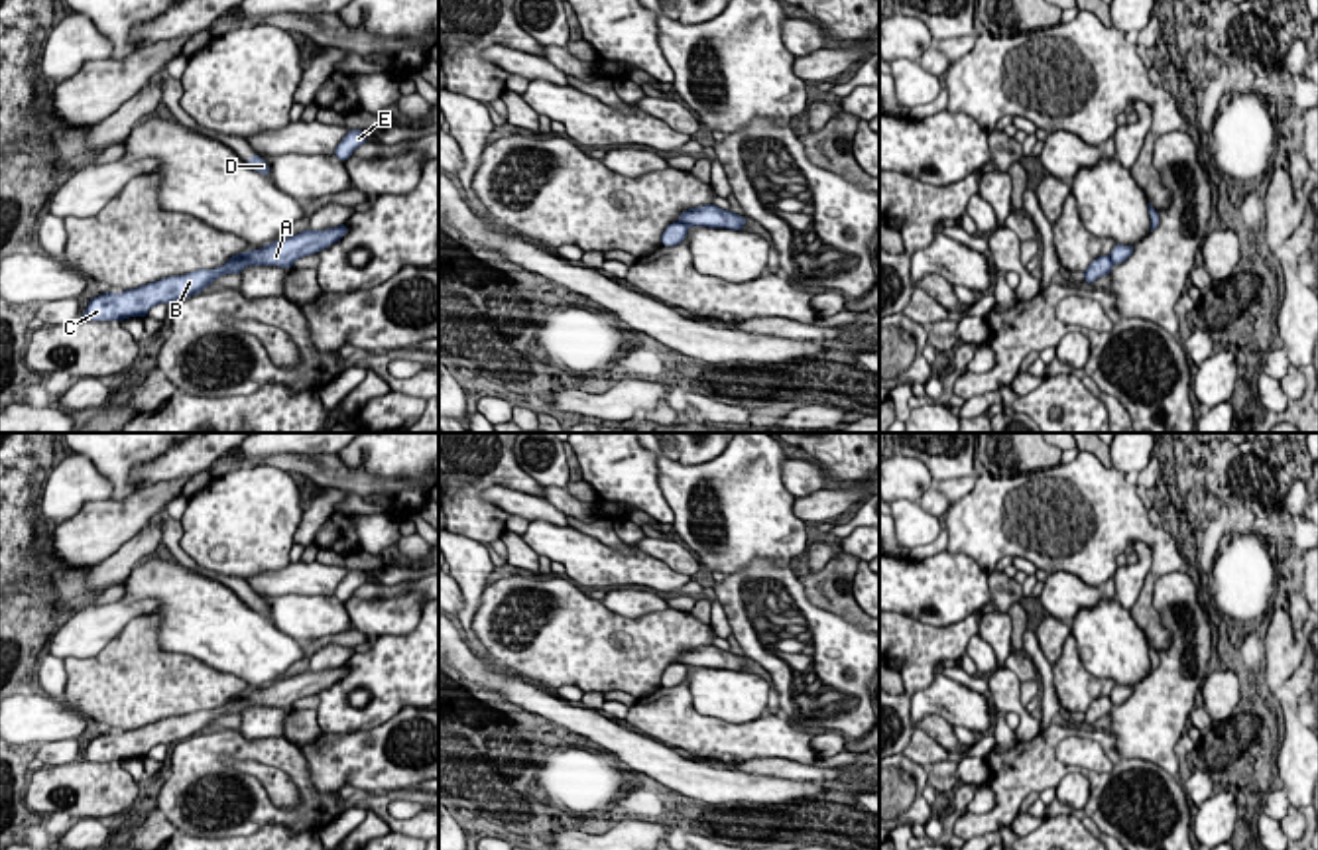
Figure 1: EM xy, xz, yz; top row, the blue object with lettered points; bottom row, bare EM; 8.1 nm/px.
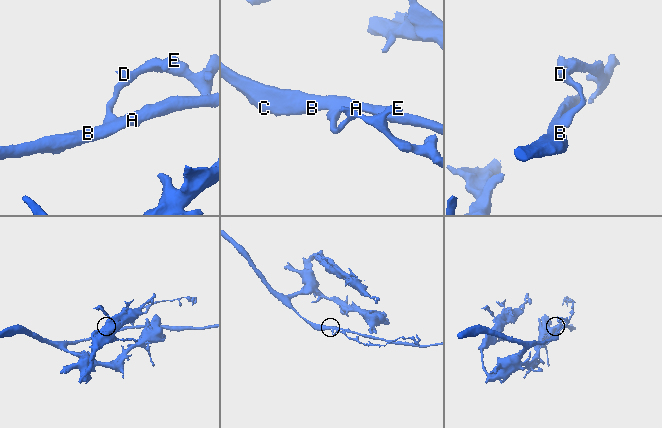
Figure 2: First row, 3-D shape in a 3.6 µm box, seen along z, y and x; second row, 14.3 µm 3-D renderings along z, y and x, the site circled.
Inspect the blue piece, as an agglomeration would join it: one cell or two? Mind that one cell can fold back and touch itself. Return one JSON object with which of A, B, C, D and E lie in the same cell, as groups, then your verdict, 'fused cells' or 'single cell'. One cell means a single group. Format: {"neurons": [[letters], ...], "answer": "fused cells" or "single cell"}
{"neurons": [["A", "B", "C"], ["D", "E"]], "answer": "fused cells"}

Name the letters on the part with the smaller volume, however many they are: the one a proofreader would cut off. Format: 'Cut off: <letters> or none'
Cut off: D, E

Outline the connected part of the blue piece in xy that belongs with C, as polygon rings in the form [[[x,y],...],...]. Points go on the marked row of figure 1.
[[[346,224],[327,230],[303,230],[283,240],[266,244],[260,250],[246,252],[240,260],[230,260],[214,270],[197,270],[185,275],[163,277],[124,293],[102,293],[92,297],[83,313],[83,321],[124,321],[130,317],[146,317],[159,303],[183,301],[201,293],[214,279],[226,273],[240,273],[248,266],[279,266],[291,268],[299,258],[317,254],[338,242],[348,232]]]

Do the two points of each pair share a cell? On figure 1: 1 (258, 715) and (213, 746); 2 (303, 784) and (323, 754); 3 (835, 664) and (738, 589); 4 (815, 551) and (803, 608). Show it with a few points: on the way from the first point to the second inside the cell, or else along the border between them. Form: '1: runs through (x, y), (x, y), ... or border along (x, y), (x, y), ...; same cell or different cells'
1: border along (239, 730), (246, 738), (282, 736); different cells
2: border along (299, 750), (311, 784), (321, 791), (337, 791); different cells
3: runs through (831, 634), (797, 601), (783, 593), (768, 591); same cell
4: border along (797, 577), (811, 603), (837, 612), (844, 620); different cells

